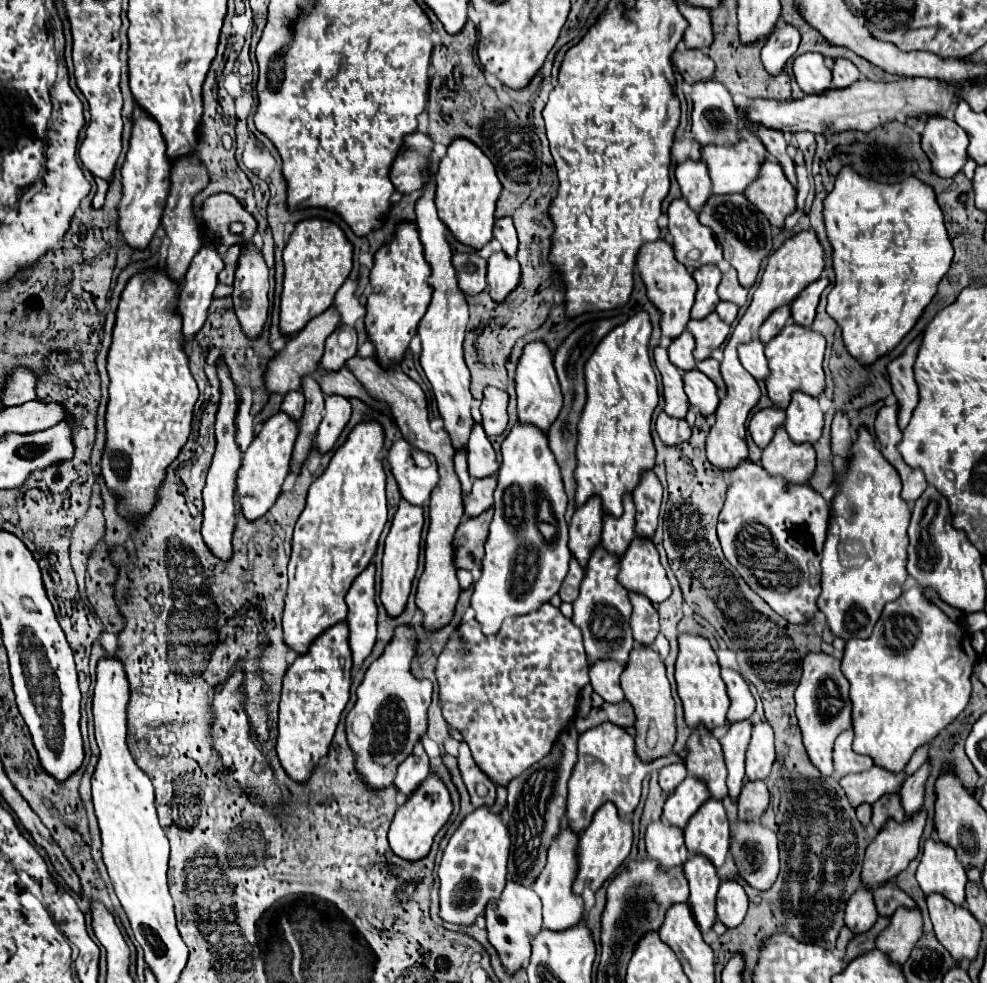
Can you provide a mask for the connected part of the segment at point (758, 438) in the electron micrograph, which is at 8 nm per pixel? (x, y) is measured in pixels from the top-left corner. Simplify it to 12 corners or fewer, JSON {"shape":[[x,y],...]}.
{"shape":[[765,408],[749,422],[759,448],[771,442],[785,420],[783,410]]}

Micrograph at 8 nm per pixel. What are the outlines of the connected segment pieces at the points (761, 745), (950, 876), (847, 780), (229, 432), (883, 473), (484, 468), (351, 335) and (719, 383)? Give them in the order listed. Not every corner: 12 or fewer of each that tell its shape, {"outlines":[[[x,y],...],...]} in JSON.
{"outlines":[[[753,718],[749,780],[767,780],[775,760],[769,722]],[[925,842],[915,878],[925,894],[965,902],[955,850]],[[883,768],[845,774],[839,780],[855,810],[893,794],[901,776]],[[219,360],[217,450],[203,488],[201,536],[213,556],[233,556],[237,394]],[[861,428],[835,482],[819,610],[869,638],[901,596],[911,506]],[[479,424],[471,432],[467,458],[471,478],[495,476],[495,450]],[[341,324],[319,366],[337,372],[357,350],[355,328]],[[713,358],[697,362],[705,376],[715,382],[719,394],[725,394],[725,382],[719,362]]]}

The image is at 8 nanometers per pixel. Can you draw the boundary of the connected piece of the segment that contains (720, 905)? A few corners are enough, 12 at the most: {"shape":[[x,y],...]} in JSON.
{"shape":[[725,880],[717,892],[717,920],[737,928],[747,914],[741,884]]}

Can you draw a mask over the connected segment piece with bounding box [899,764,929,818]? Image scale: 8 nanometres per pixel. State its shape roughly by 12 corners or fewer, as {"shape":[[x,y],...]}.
{"shape":[[923,764],[901,786],[905,818],[923,806],[923,784],[929,764]]}

